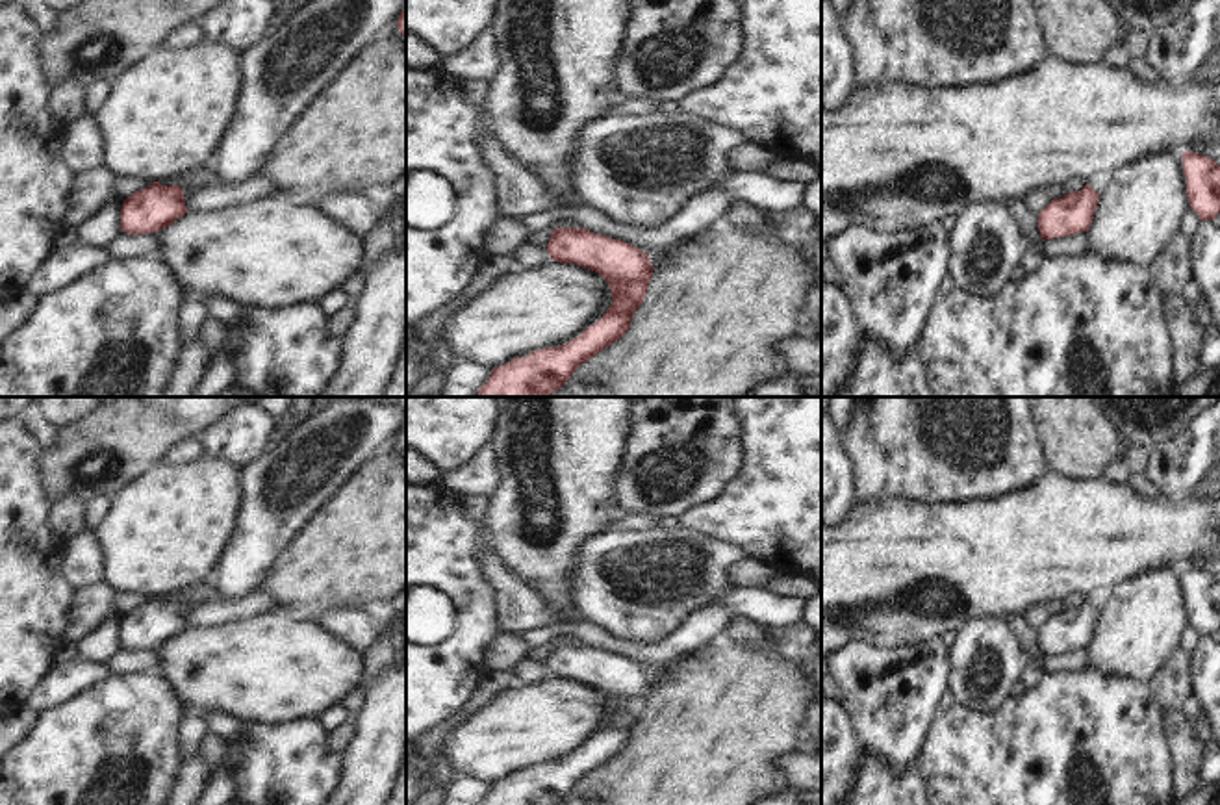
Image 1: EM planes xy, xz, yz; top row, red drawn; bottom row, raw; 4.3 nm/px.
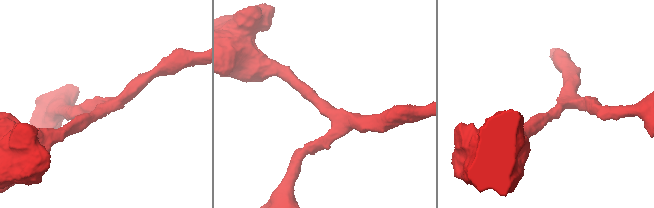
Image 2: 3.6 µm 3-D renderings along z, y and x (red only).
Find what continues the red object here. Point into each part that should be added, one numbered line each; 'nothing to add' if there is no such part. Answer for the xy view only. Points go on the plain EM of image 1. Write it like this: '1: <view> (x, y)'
nothing to add

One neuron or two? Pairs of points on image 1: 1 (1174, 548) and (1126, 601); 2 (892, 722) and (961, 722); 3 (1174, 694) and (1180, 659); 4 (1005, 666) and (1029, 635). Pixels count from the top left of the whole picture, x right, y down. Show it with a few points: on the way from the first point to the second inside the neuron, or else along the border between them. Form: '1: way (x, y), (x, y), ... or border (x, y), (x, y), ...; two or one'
1: border (1180, 566), (1146, 566), (1117, 583); two
2: border (939, 713), (916, 763); two
3: way (1174, 685), (1178, 668); one
4: border (1003, 618), (1020, 644), (1035, 657); two

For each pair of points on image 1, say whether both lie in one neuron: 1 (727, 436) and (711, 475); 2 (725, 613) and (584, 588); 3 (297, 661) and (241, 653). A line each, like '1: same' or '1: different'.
1: same
2: different
3: same

